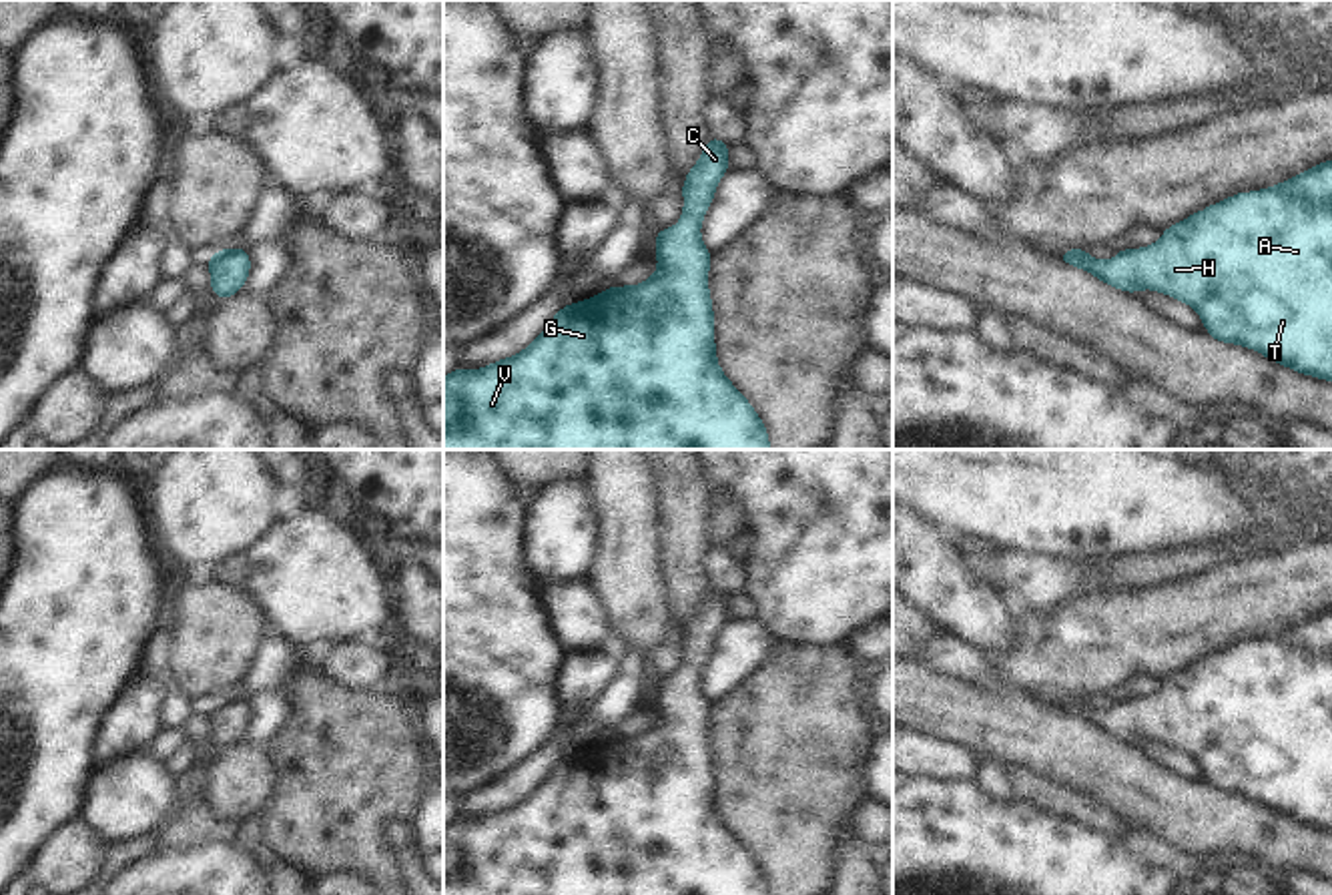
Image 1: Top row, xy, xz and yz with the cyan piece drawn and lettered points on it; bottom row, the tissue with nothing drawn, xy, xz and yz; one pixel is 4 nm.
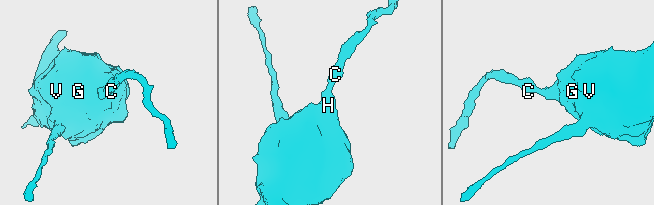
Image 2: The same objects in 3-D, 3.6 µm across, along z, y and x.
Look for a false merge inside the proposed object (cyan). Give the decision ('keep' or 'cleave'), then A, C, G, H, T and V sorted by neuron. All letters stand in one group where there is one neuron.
keep; A C G H T V

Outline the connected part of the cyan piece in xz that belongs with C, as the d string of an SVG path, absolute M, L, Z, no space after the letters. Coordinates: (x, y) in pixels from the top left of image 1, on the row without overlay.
M710 586L700 610L692 616L682 634L682 668L674 678L660 678L656 684L656 706L660 714L646 732L630 736L614 734L588 751L566 755L522 803L495 811L483 819L463 821L455 817L445 825L443 895L770 895L762 869L716 813L714 765L712 749L708 744L708 716L712 702L704 696L698 680L724 622L728 622L728 594Z

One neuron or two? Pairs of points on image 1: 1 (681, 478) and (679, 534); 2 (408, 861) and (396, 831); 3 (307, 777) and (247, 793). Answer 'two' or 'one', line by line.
1: one
2: one
3: two

